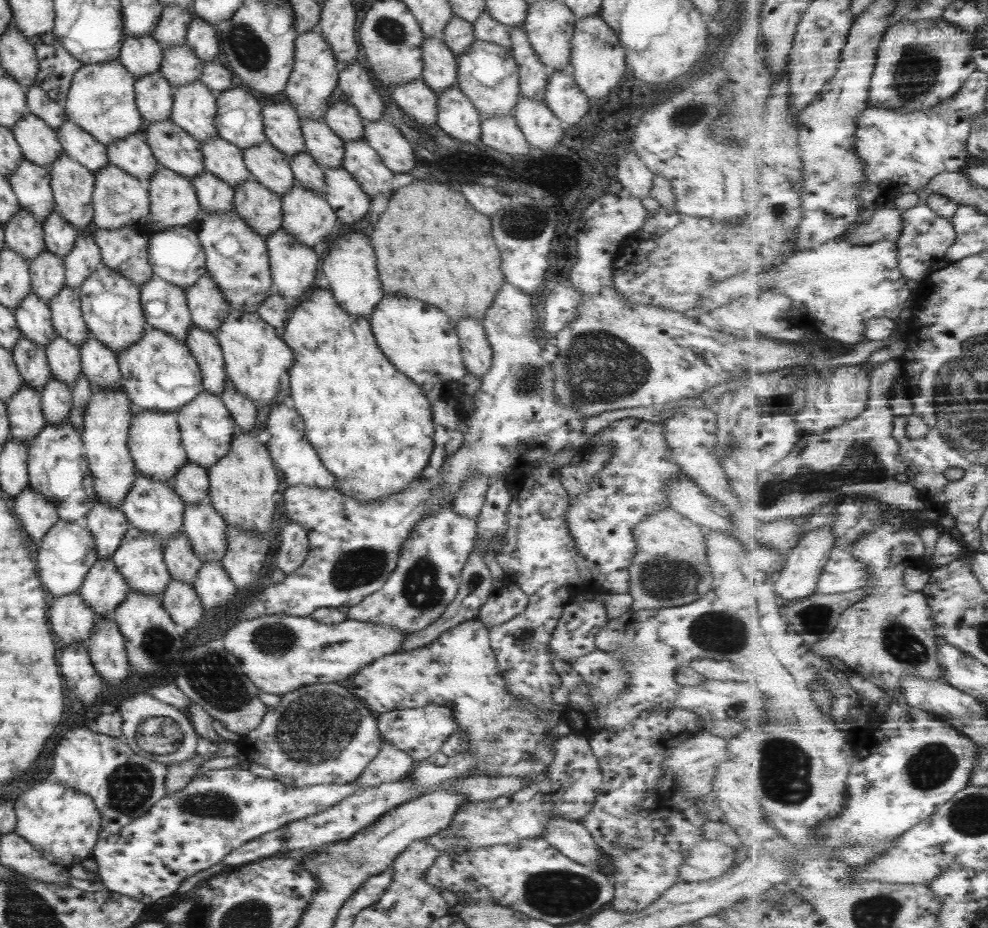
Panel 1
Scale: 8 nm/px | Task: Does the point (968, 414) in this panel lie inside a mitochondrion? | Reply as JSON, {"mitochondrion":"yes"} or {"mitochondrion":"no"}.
{"mitochondrion":"yes"}

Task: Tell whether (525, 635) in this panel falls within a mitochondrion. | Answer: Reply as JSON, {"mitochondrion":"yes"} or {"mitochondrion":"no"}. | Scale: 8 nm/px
{"mitochondrion":"no"}

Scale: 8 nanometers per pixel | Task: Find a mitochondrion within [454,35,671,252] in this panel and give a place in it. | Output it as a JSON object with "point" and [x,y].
{"point":[517,222]}

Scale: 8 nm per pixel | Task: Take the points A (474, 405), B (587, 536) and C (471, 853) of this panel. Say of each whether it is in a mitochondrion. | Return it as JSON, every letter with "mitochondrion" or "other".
{"A":"other","B":"other","C":"other"}

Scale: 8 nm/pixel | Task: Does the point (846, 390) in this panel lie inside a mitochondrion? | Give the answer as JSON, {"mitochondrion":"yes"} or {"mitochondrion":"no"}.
{"mitochondrion":"no"}

